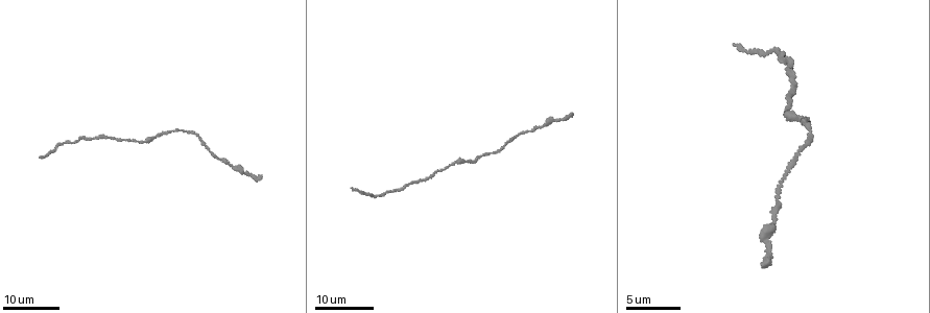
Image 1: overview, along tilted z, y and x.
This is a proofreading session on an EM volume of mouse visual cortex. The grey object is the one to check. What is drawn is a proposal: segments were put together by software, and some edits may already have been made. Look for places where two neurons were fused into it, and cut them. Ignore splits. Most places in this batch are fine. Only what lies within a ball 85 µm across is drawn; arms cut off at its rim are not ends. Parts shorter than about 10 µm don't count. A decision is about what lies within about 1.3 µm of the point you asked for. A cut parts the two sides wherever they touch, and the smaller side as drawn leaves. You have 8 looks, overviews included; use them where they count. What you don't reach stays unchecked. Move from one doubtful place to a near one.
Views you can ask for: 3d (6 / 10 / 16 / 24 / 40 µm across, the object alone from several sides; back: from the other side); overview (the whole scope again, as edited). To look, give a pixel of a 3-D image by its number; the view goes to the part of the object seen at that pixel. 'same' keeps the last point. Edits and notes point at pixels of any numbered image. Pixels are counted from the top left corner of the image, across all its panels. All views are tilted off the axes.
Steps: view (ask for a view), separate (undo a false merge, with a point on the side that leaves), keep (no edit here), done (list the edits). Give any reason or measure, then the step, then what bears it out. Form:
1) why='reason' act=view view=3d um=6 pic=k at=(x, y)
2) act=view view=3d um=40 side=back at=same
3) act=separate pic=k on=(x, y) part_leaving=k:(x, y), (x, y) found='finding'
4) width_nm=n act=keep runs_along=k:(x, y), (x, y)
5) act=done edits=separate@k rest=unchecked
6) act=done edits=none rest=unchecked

why='a narrow waist' act=view view=3d um=16 pic=1 at=(809, 131)

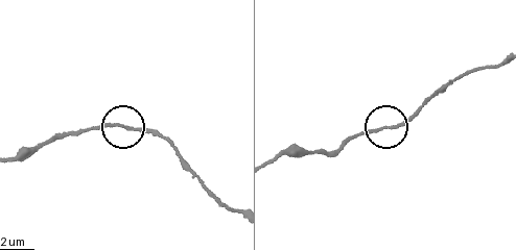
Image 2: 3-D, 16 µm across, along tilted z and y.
act=view view=3d um=6 pic=2 at=(121, 124)

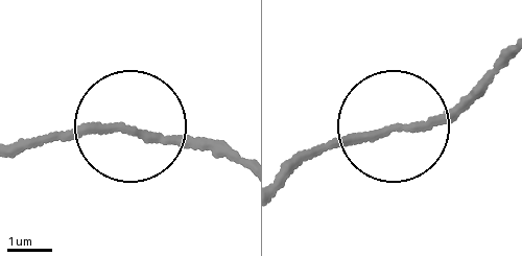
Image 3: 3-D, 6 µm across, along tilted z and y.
act=keep runs_along=3:(285, 180), (322, 149), (442, 117), (482, 87) found='all the same neuron'

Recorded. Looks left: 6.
why='thick turns thin' act=view view=3d um=24 pic=1 at=(436, 171)

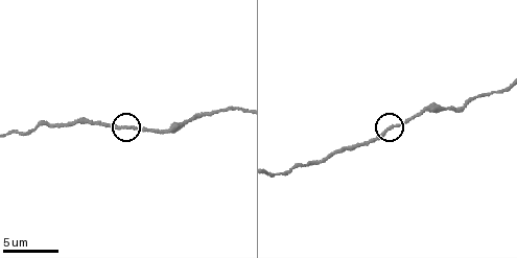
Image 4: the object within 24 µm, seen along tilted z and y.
act=view view=3d um=10 pic=4 at=(122, 127)

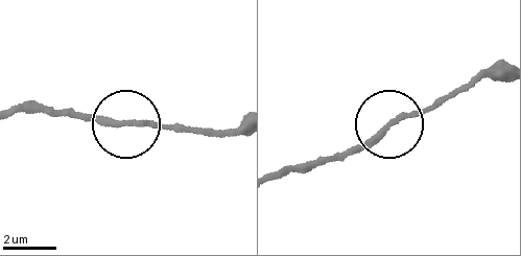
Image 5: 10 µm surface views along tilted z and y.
width_nm=200 act=keep found='continuous, no second neuron'

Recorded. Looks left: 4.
act=view view=3d um=10 pic=4 at=(185, 125)

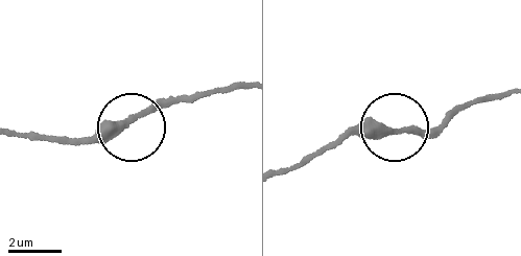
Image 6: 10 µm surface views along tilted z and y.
side_arm_um=25 act=keep found='one neuron here'

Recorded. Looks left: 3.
why='thick turns thin' act=view view=3d um=16 pic=1 at=(530, 129)

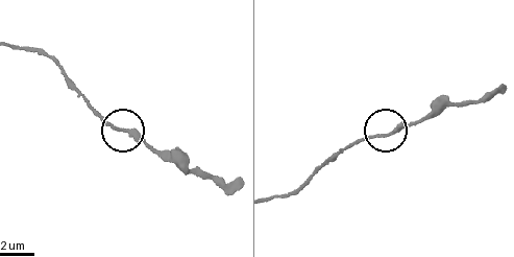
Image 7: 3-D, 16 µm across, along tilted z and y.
act=view view=3d um=6 pic=7 at=(119, 130)

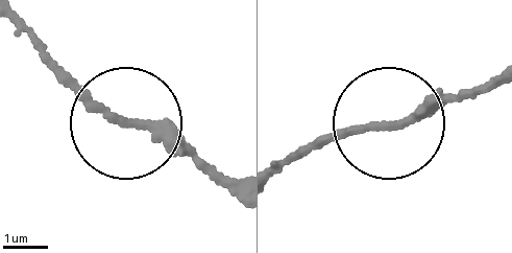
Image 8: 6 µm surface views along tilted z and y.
width_nm=190 act=keep runs_along=8:(17, 26), (111, 111), (156, 122), (226, 180) found='continuous, no second neuron'

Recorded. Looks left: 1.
act=done edits=none rest=unchecked

